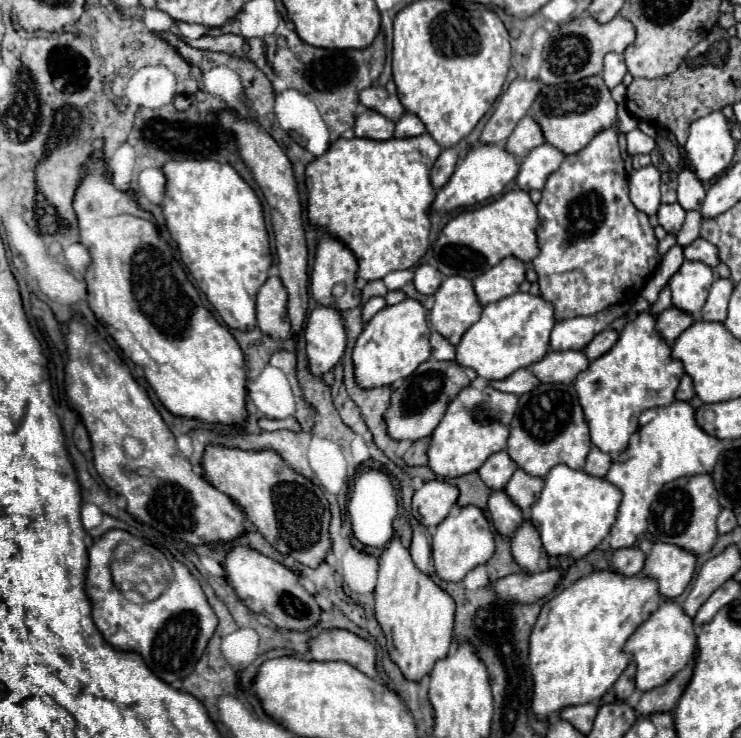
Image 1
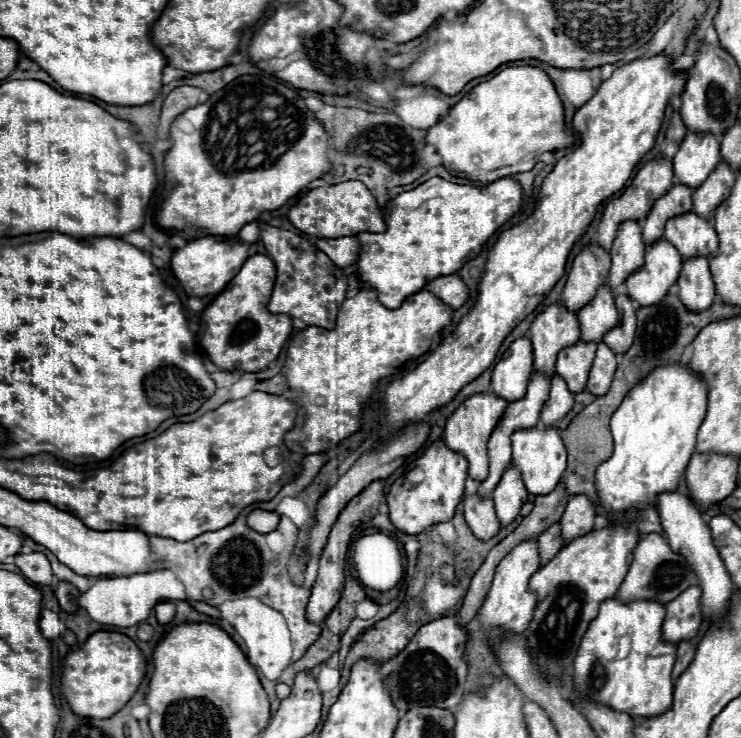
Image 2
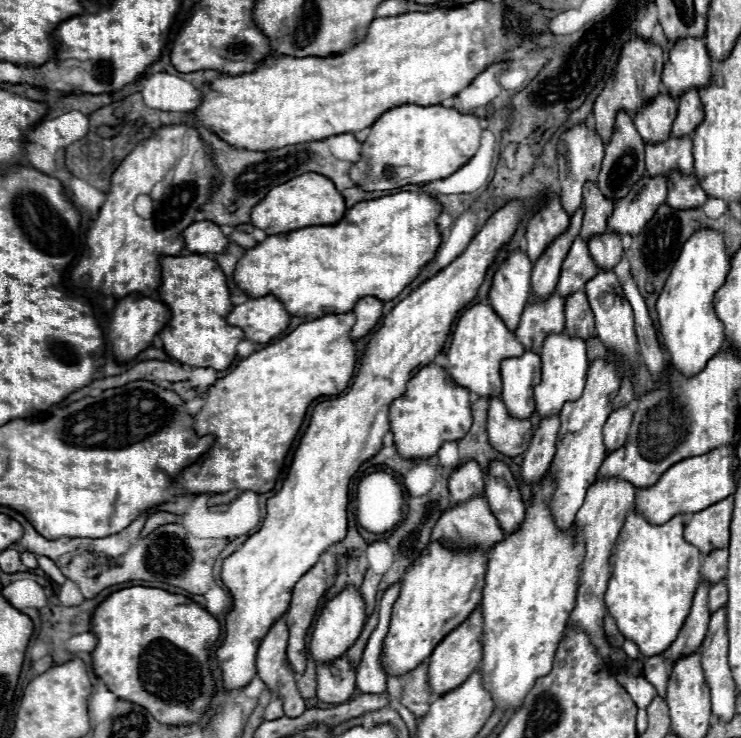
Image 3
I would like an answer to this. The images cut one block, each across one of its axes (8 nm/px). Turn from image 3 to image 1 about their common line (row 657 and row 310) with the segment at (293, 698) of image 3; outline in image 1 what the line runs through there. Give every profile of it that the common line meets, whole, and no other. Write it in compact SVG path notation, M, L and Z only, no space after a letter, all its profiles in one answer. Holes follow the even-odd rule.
M270 276L266 284L258 290L256 298L256 316L258 326L264 334L272 336L274 340L290 338L290 322L286 316L286 288L282 286L280 278Z

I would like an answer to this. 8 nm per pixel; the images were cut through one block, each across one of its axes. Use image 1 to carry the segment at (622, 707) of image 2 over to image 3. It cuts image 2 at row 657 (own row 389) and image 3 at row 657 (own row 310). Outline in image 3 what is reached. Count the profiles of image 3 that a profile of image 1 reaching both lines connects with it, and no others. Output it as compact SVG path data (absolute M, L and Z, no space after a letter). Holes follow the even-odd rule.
M630 510L620 540L616 542L616 548L612 552L614 570L606 590L606 606L624 638L638 644L640 654L646 658L662 654L664 648L668 648L668 644L676 640L676 632L680 632L680 624L684 624L684 616L688 616L688 608L692 606L692 592L696 592L696 584L700 582L698 570L702 564L702 556L696 546L684 540L682 532L684 532L682 516L674 516L666 524L654 526L648 524L638 512Z

